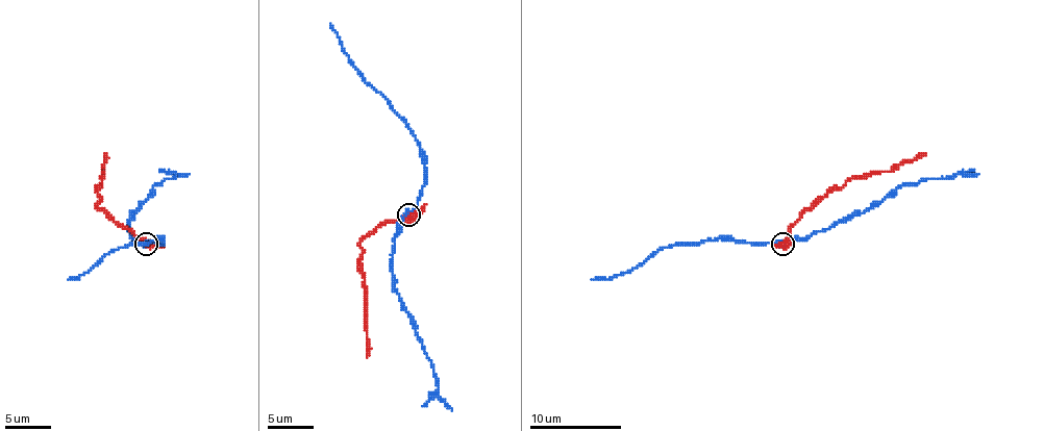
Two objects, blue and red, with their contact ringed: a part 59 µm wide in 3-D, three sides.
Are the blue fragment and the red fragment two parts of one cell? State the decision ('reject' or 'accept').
reject

